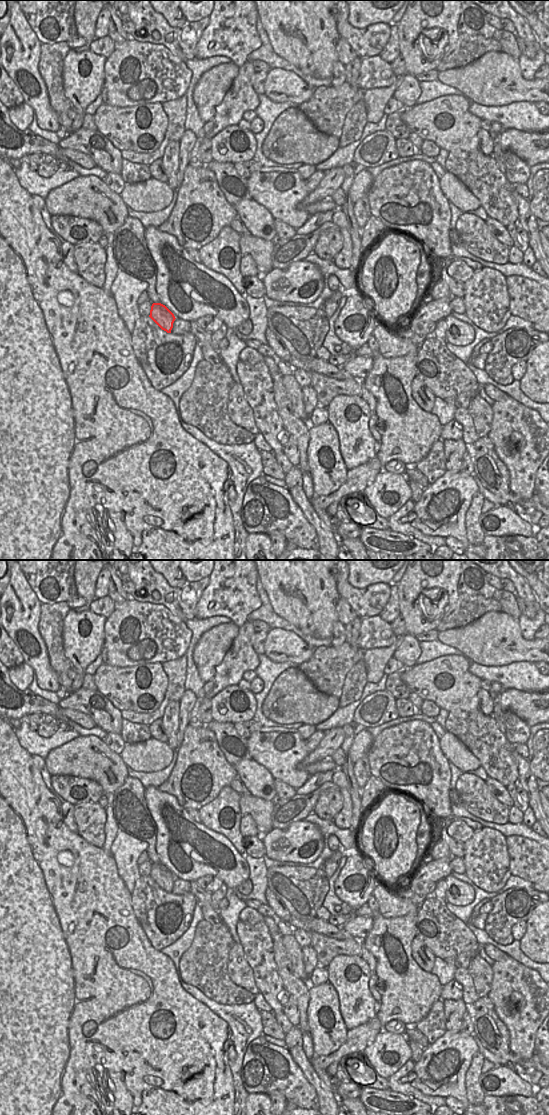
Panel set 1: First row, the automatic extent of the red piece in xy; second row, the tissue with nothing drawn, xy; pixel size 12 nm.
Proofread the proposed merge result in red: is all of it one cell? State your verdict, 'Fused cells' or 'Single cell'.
Single cell

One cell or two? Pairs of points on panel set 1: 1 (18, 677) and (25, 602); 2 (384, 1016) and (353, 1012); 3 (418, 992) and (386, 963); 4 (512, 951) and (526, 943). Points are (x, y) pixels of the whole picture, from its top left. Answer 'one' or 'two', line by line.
1: two
2: two
3: one
4: two

